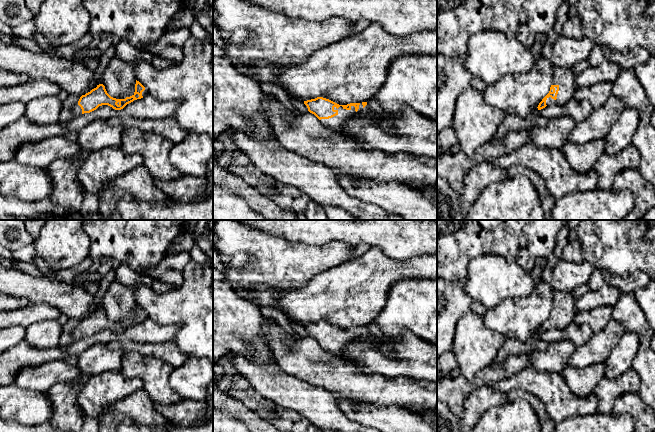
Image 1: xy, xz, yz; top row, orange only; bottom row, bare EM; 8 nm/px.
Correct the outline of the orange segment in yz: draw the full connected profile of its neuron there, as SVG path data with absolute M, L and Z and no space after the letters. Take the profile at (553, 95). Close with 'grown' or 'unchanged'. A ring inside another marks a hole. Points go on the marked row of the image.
M553 66L552 85L549 93L539 103L536 111L549 105L563 105L573 98L575 89L575 76L568 68Z | grown

